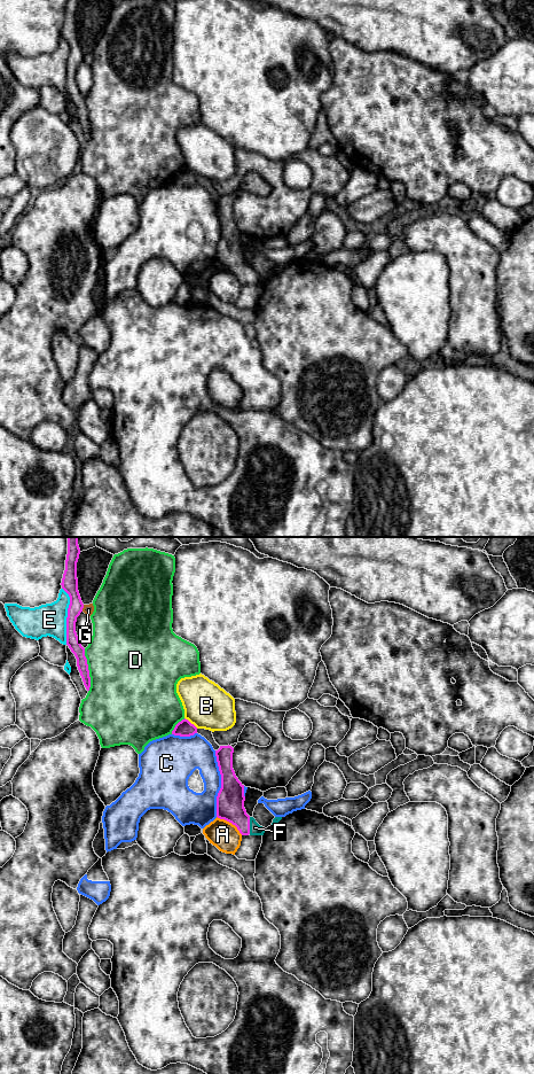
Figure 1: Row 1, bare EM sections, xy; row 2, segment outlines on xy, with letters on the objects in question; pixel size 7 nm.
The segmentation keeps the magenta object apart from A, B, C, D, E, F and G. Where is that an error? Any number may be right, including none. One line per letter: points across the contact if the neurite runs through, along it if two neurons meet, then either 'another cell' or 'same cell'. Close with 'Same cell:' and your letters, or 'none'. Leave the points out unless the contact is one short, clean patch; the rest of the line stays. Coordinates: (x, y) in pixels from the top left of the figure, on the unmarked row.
A: another cell
B: another cell
C: another cell
D: another cell
E: another cell
F: way xy (230, 248), (230, 256), (249, 274), (254, 277); same cell
G: border xy (84, 54), (81, 60); another cell
Same cell: F

